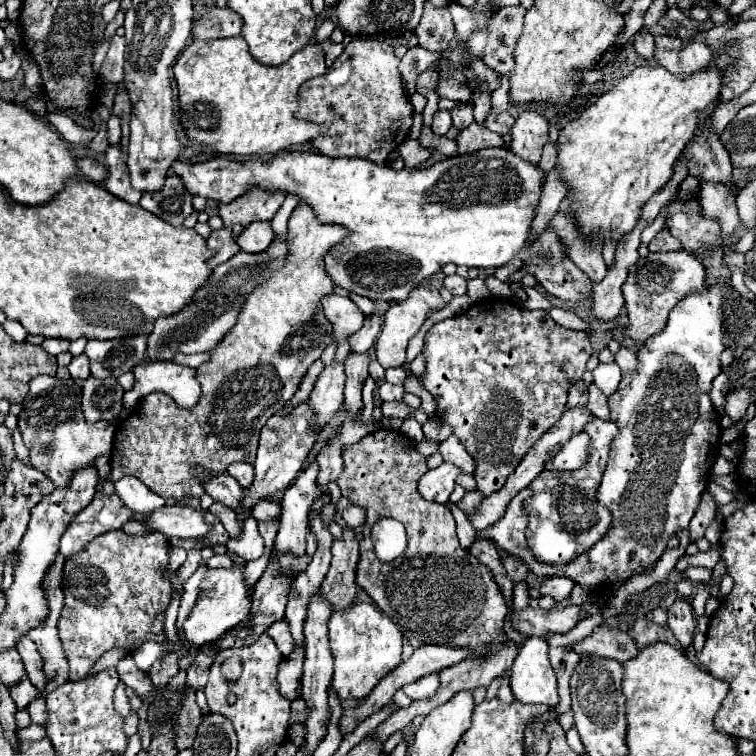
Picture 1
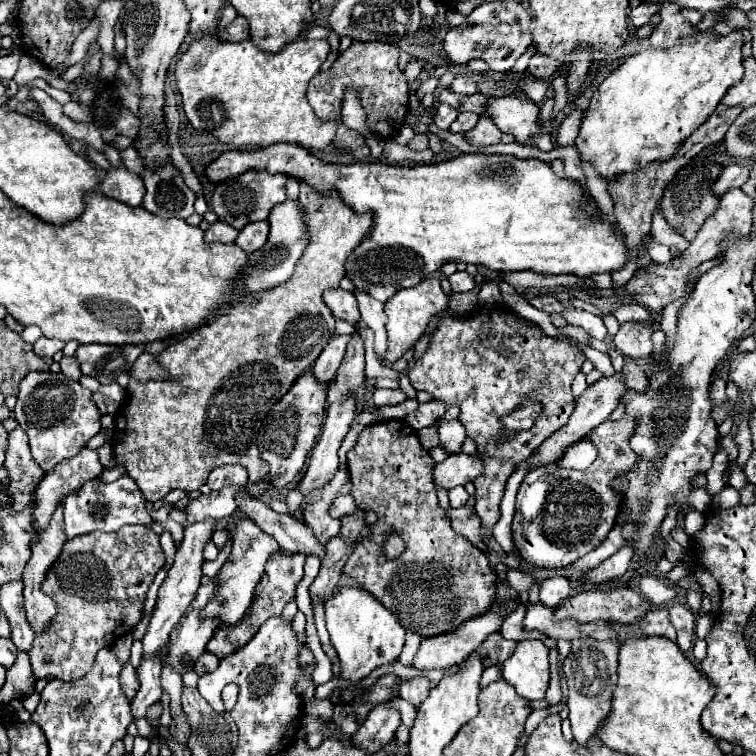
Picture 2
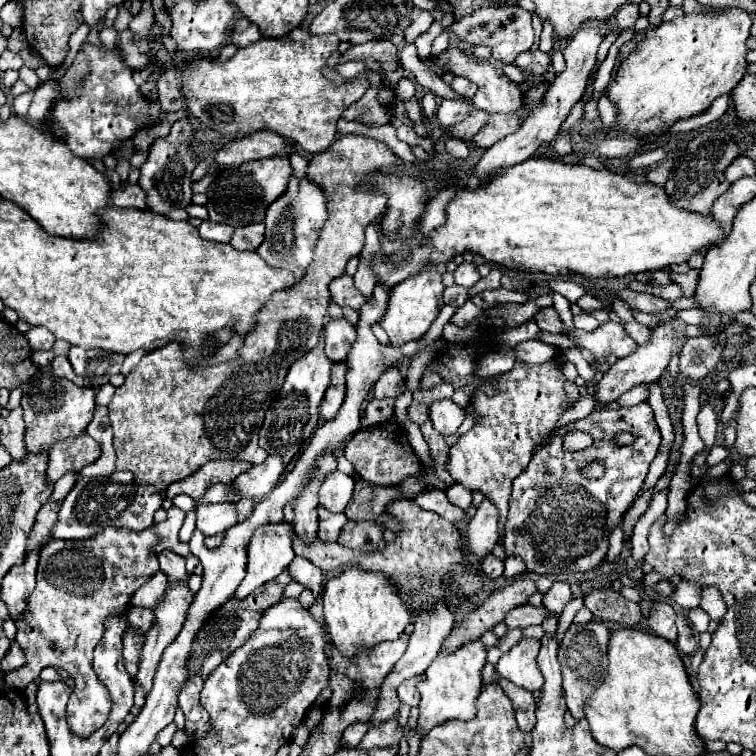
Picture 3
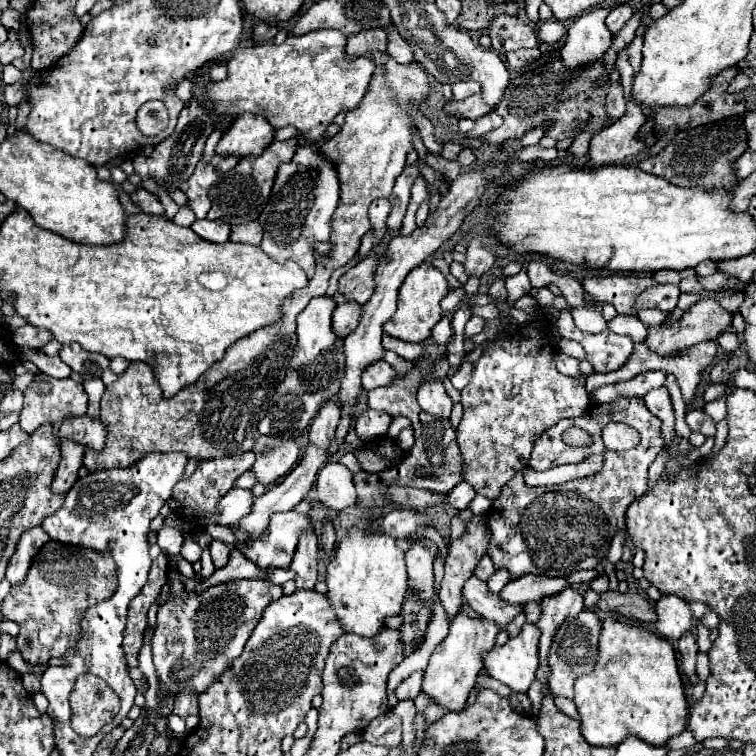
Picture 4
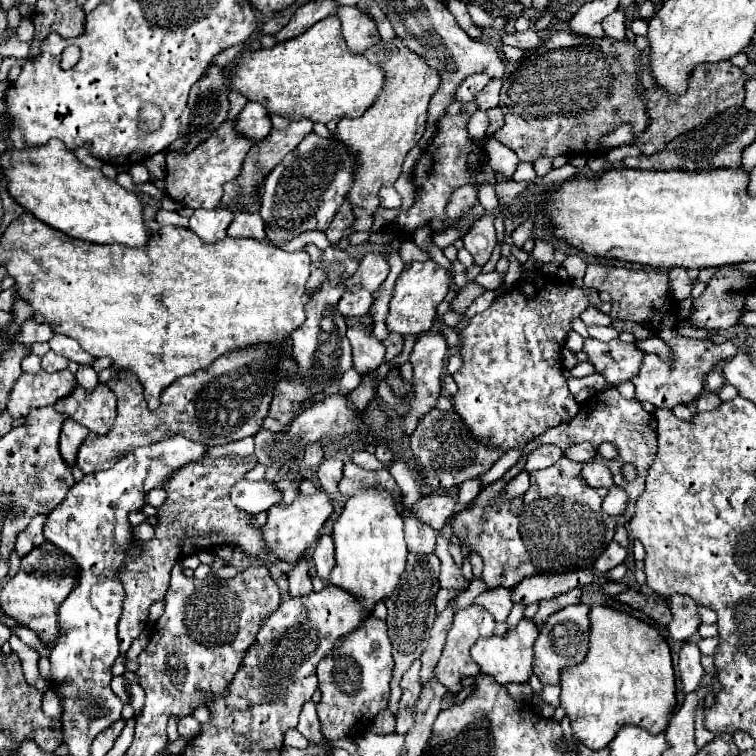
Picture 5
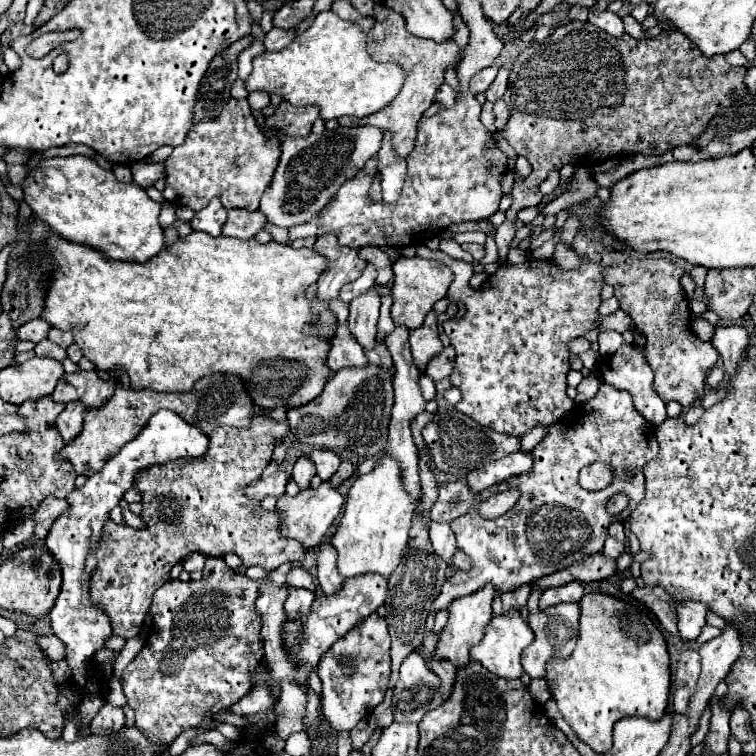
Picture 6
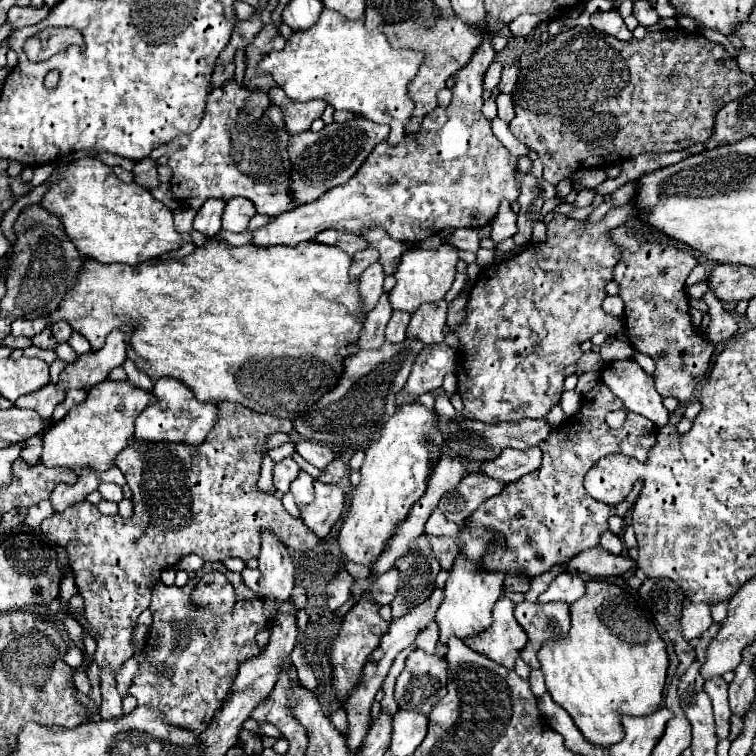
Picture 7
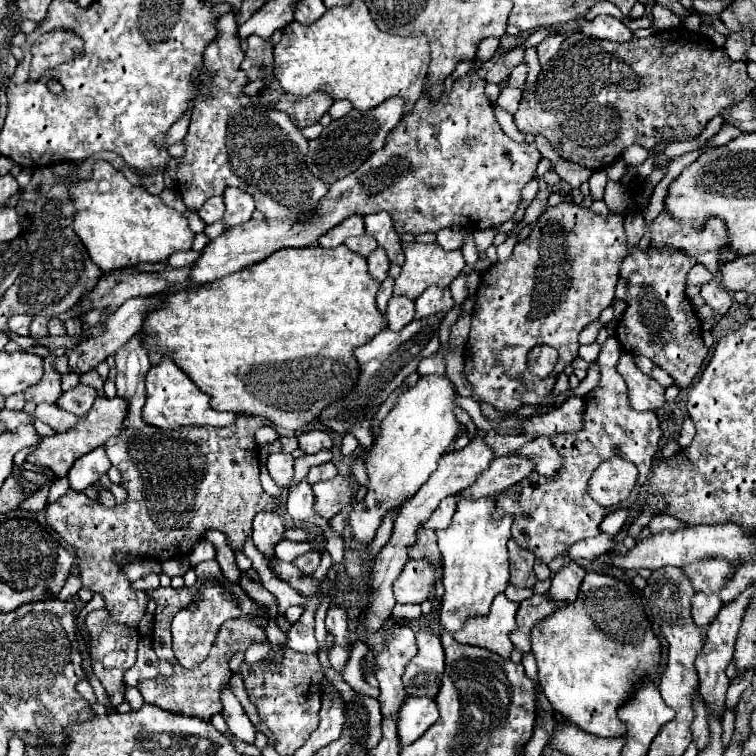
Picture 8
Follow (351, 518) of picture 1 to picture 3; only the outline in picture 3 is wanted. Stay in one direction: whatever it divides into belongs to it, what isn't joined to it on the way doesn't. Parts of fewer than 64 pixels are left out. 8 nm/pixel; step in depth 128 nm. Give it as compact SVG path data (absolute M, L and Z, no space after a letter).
M334 470L326 476L326 480L320 486L320 504L328 508L330 512L344 512L344 508L350 502L354 490L354 478L348 474L342 474L340 470Z

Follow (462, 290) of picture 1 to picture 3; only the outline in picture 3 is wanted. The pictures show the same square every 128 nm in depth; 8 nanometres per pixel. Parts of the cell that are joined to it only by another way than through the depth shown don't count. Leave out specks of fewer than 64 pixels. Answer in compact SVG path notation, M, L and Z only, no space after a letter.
M462 262L454 272L454 282L460 286L472 288L478 280L480 280L480 274L478 274L478 266L474 262Z

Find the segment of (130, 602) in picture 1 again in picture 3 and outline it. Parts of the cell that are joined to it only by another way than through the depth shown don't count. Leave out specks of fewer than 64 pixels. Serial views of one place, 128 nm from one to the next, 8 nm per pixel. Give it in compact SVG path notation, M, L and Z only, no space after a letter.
M168 508L168 518L152 524L148 530L134 532L128 528L106 528L94 538L82 542L50 540L42 550L36 588L26 600L26 610L16 620L16 642L26 654L26 664L6 674L6 684L24 690L40 670L46 666L64 668L74 678L74 688L67 704L67 722L76 736L90 736L96 732L110 714L110 694L106 686L92 672L92 650L102 638L102 620L118 614L130 604L132 594L156 570L158 554L164 548L178 544L178 530L184 522L180 508Z

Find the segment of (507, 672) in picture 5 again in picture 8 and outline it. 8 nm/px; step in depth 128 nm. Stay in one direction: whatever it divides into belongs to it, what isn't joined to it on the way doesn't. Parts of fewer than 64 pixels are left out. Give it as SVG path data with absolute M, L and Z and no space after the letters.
M498 594L492 602L490 612L486 616L468 618L462 630L454 632L454 640L458 640L460 644L482 646L500 654L502 658L508 658L514 648L508 634L516 628L516 610L518 602L512 602L504 594Z

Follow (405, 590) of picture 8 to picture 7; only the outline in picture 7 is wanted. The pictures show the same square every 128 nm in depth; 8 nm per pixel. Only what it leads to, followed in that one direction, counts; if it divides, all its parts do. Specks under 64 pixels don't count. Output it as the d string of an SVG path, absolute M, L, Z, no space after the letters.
M392 568L390 572L378 576L376 580L366 578L366 580L356 582L352 586L352 596L356 600L360 600L360 596L364 592L372 592L374 602L378 602L378 604L390 604L396 598L398 590L400 590L400 572L396 568Z

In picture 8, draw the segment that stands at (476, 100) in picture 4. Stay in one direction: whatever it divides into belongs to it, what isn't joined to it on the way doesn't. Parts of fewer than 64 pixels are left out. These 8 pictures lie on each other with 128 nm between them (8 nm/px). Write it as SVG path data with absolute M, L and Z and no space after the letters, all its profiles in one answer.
M520 62L508 76L508 86L512 88L522 88L526 82L526 74L528 74L528 66L524 62Z

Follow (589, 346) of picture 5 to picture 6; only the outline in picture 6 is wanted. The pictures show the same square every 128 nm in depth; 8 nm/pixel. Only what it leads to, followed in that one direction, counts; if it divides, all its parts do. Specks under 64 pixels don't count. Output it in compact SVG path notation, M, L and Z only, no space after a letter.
M624 344L618 352L614 352L604 364L600 364L600 374L602 380L618 390L626 390L632 400L634 400L634 408L654 426L660 426L666 420L666 404L664 400L654 392L654 374L652 368L648 366L648 362L644 360L644 356L640 354L640 350L636 346L628 346Z

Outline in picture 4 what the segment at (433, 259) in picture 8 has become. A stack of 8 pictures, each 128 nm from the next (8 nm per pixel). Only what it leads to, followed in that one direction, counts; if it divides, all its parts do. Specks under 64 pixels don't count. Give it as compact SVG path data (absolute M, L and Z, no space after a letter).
M422 262L406 276L406 280L400 288L400 294L398 294L398 310L384 324L384 332L388 336L394 336L394 338L400 338L406 342L424 342L430 336L432 328L442 318L440 302L446 294L448 294L448 282L446 282L444 274L438 268L434 268L432 264Z

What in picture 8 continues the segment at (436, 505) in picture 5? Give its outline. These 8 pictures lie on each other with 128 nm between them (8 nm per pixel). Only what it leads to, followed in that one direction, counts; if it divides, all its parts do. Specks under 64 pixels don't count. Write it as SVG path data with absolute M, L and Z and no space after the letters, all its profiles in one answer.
M518 452L504 454L496 458L486 472L478 476L478 480L468 488L468 496L492 496L502 492L520 480L528 478L534 472L534 460L526 460Z

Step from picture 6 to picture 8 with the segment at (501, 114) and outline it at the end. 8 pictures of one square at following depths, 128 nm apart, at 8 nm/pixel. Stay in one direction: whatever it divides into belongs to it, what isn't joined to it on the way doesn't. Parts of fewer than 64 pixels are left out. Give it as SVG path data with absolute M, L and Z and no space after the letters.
M506 86L506 88L500 92L500 96L498 96L496 104L498 104L498 106L502 106L506 112L514 114L514 112L518 110L520 98L522 98L522 90L516 90L516 88L510 88L510 86Z

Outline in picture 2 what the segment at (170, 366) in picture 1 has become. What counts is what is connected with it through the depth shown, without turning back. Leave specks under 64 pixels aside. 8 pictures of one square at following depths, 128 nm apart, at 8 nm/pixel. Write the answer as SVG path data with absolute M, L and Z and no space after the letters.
M146 352L138 356L138 360L136 360L134 366L132 366L132 372L134 372L134 376L140 378L140 380L162 378L162 376L164 376L164 370L156 364L154 356L152 356L152 354L146 354Z

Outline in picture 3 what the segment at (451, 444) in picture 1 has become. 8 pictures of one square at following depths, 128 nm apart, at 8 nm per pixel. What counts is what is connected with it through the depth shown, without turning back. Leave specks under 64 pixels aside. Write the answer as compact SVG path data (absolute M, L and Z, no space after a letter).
M450 398L444 400L436 400L430 406L430 420L434 424L434 428L438 432L442 432L444 436L452 434L458 430L458 426L464 420L464 410L460 406L456 406Z

